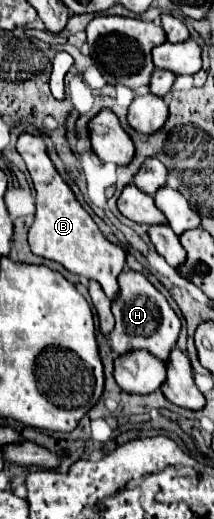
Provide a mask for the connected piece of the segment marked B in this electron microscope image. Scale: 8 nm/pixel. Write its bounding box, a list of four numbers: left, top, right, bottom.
[16,132,126,300]

